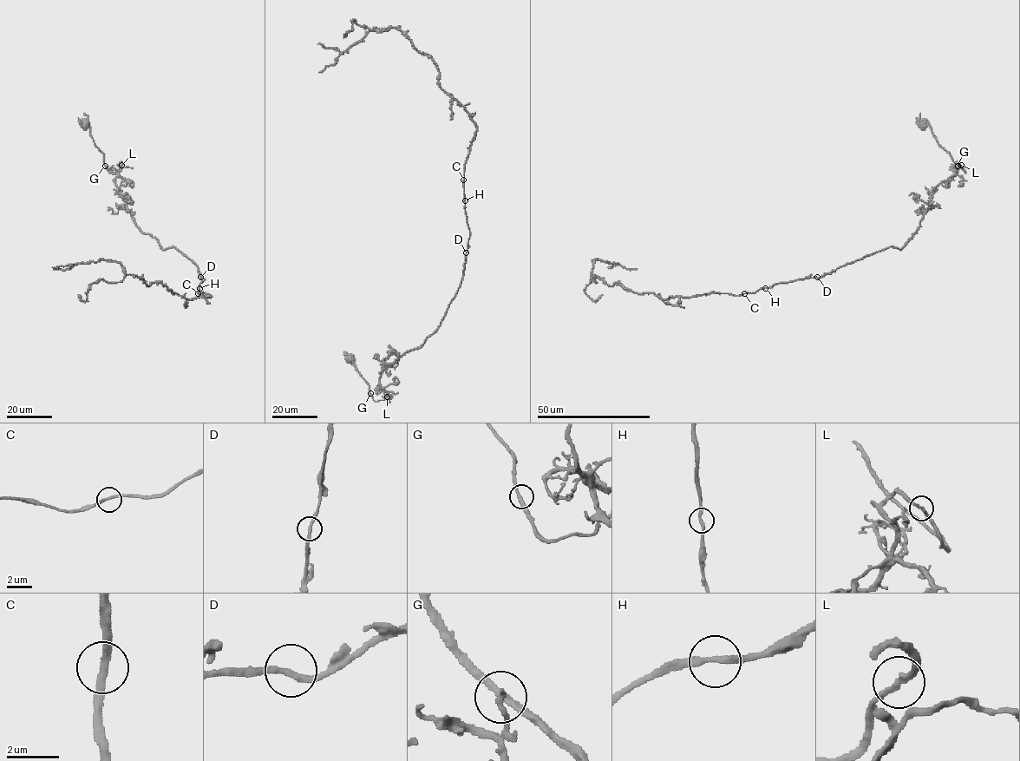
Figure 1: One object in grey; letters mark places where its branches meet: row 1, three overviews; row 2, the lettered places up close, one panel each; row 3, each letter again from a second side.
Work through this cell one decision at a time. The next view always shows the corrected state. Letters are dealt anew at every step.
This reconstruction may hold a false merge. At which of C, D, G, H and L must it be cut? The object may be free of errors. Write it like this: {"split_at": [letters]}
{"split_at": []}

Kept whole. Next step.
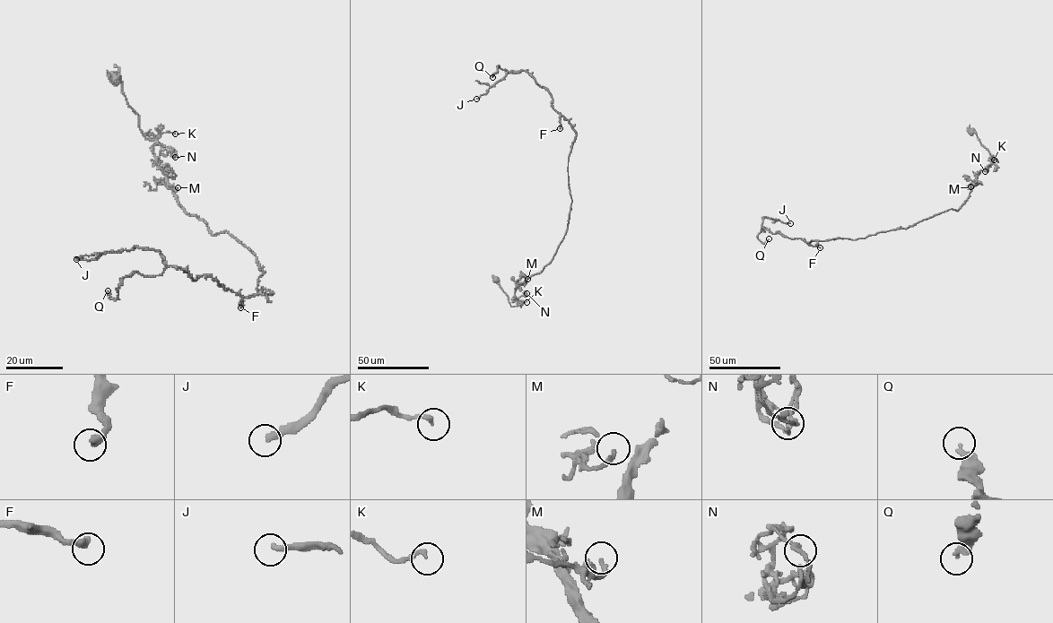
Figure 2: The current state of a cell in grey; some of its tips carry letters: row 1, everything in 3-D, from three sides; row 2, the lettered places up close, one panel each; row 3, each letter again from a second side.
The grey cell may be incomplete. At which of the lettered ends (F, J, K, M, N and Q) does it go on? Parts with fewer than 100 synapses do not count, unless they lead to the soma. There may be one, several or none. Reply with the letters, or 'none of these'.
J

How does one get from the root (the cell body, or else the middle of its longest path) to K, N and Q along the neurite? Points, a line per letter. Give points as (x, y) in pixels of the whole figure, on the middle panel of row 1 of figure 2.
K: (496, 280), (512, 307), (519, 303), (517, 298), (526, 302)
N: (496, 280), (512, 307), (517, 306), (520, 302), (517, 298), (526, 293)
Q: (496, 280), (517, 306), (515, 289), (552, 259), (567, 228), (576, 132), (526, 71), (498, 65), (492, 77)

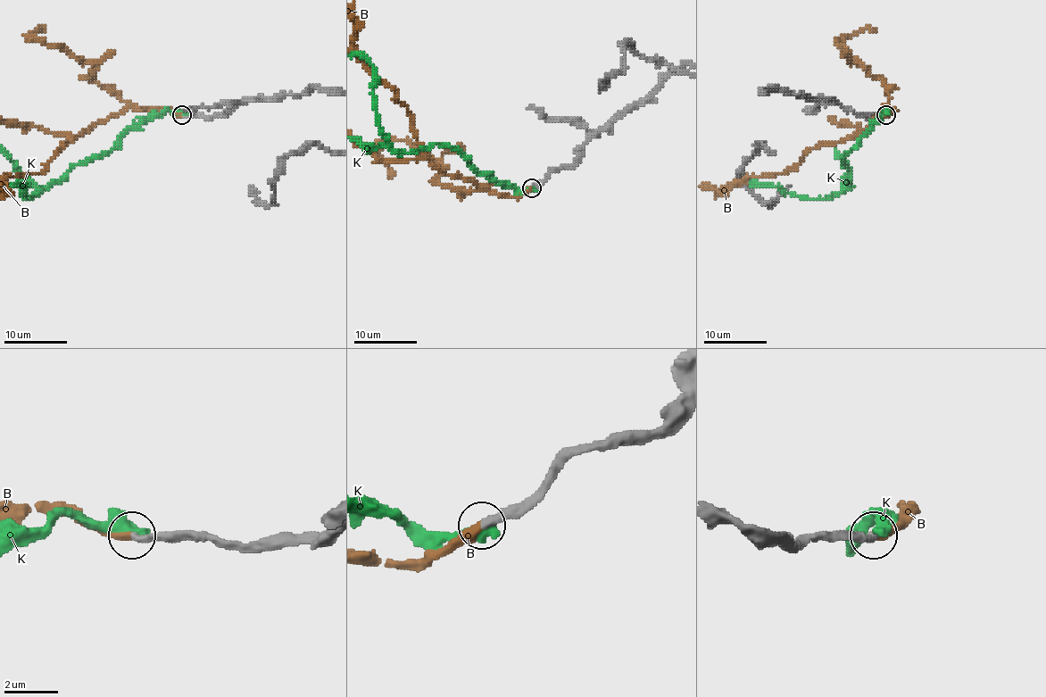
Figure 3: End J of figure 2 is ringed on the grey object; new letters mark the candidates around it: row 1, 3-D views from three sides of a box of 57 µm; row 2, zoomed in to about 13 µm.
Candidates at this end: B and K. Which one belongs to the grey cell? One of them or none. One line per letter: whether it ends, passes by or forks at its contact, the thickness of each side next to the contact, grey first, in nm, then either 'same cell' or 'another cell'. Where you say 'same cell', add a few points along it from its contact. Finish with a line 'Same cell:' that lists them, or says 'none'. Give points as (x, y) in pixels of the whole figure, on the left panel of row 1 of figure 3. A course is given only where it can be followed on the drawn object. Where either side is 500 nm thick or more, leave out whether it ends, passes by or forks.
B: it ends; calibres 260 and 320 nm; same cell; course (181, 114), (167, 110), (124, 108), (62, 144), (41, 172), (9, 176), (4, 180), (9, 193)
K: it passes by; calibres 280 and 360 nm; another cell
Same cell: B

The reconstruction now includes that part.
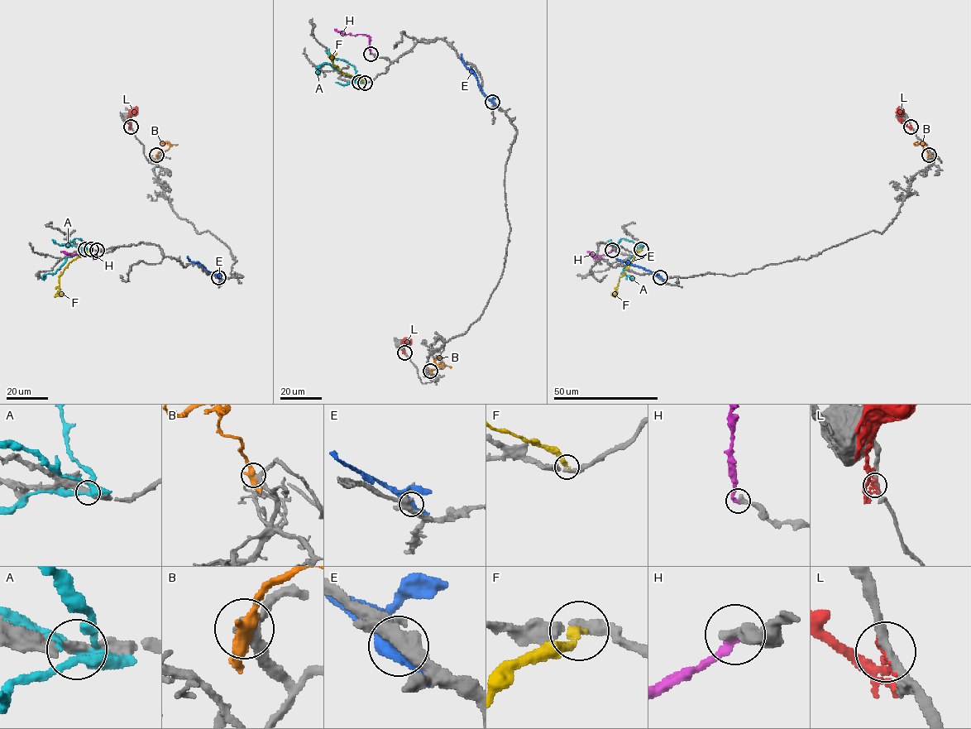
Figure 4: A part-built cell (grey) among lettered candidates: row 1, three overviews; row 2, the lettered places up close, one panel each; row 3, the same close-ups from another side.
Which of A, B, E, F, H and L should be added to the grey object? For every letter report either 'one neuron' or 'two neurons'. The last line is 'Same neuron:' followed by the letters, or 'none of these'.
A: two neurons
B: two neurons
E: two neurons
F: two neurons
H: one neuron
L: two neurons
Same neuron: H

